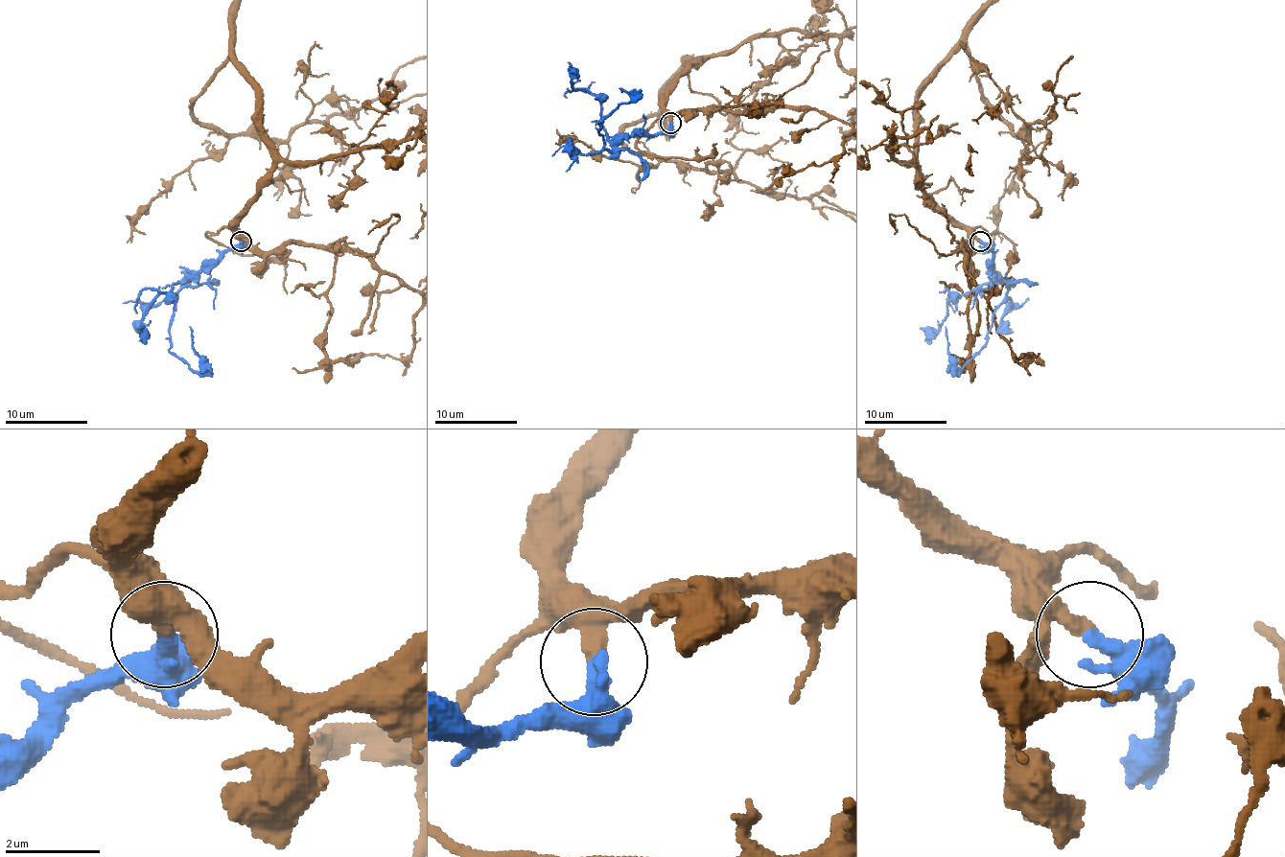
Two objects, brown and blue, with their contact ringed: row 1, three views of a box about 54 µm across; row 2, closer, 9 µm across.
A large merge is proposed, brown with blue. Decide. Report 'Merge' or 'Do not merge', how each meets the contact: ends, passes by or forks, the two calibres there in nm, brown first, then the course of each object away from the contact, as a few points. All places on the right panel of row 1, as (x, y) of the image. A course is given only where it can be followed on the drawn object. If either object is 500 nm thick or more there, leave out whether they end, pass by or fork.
Merge. At the ring brown ends. At the ring blue passes by. Thickness 360 nm (brown) against 260 nm. Course of blue: (981, 242), (989, 245), (991, 266), (1008, 293), (993, 313), (987, 344), (960, 371), (947, 351), (946, 326)

